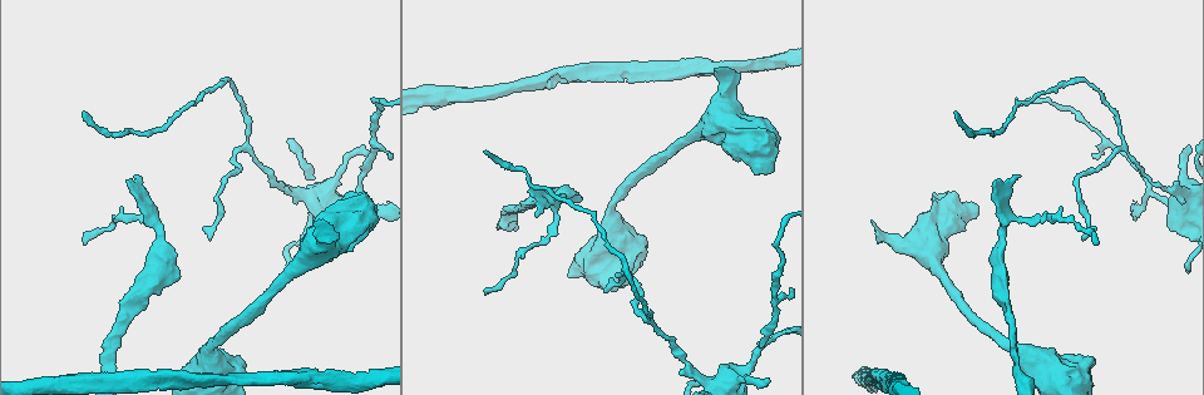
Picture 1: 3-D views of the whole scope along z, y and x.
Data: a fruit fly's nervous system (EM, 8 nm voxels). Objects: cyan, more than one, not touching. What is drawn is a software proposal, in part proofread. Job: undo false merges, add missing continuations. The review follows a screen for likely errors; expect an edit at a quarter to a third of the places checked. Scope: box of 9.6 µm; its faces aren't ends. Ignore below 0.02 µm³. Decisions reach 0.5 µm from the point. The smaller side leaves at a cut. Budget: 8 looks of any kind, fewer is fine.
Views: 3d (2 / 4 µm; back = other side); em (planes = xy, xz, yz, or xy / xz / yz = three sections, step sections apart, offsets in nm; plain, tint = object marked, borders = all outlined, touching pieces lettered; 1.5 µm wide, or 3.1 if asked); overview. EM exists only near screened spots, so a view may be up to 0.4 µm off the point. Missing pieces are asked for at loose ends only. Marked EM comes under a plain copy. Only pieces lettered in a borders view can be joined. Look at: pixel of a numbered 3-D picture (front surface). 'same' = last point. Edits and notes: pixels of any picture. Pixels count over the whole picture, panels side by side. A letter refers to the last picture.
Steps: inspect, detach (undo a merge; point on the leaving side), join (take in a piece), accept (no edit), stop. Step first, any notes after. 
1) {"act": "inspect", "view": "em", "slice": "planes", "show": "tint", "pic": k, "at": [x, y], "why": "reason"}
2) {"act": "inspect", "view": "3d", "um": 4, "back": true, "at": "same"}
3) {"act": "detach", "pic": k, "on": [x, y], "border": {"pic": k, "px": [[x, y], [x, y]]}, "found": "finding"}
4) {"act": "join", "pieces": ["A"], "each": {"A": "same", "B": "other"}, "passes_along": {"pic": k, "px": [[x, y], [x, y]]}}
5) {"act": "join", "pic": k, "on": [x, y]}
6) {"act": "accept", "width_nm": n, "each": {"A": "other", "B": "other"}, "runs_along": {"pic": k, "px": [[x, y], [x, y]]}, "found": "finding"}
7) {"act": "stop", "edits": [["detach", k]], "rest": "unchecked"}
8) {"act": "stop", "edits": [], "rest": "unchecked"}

{"act": "inspect", "view": "3d", "um": 2, "back": true, "pic": 1, "at": [485, 295], "why": "branch stops here"}

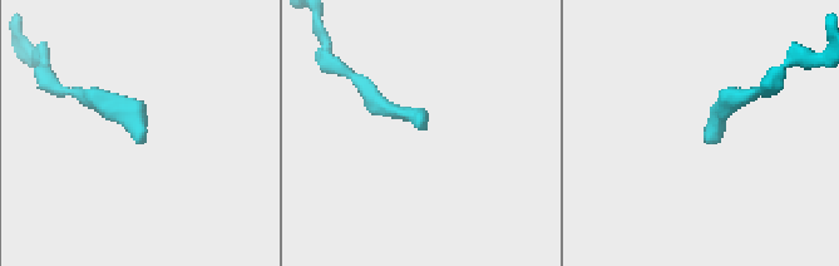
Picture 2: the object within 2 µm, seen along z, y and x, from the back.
{"act": "inspect", "view": "em", "slice": "planes", "show": "borders", "pic": 2, "at": [139, 142], "why": "now the EM"}

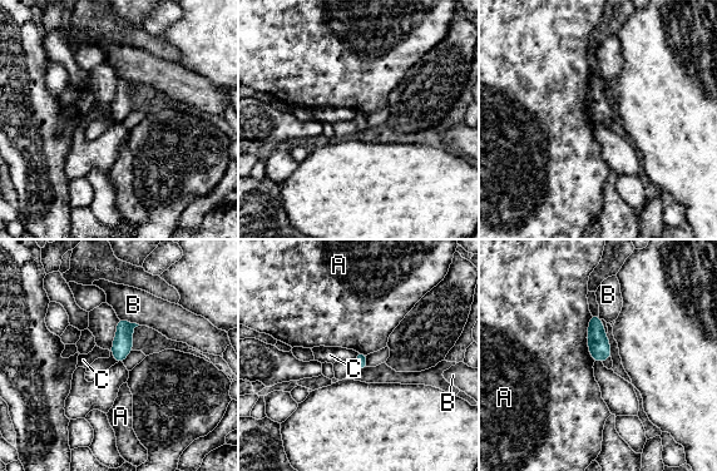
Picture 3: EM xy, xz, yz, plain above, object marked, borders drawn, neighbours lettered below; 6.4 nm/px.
{"act": "accept", "each": {"A": "other", "B": "other", "C": "other"}, "border": {"pic": 3, "px": [[357, 352], [352, 360]]}, "found": "none of them fits"}

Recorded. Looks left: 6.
{"act": "inspect", "view": "3d", "um": 2, "pic": 1, "at": [154, 221], "why": "calibre changes"}

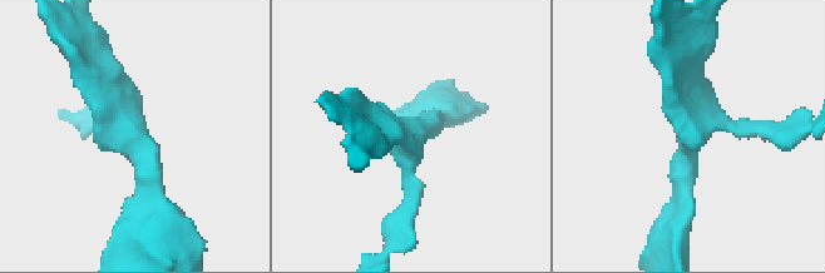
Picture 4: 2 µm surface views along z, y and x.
{"act": "inspect", "view": "em", "slice": "planes", "show": "tint", "pic": 4, "at": [124, 128], "arms": 3, "why": "now the EM"}

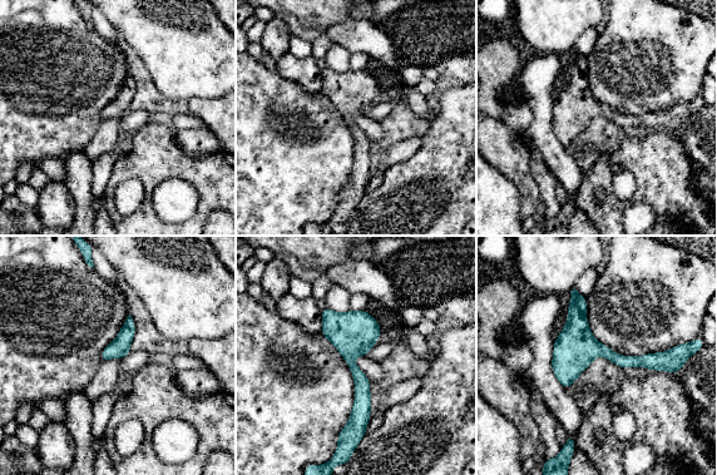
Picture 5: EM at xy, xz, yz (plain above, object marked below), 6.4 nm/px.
{"act": "inspect", "view": "em", "slice": "planes", "show": "borders", "at": "same"}

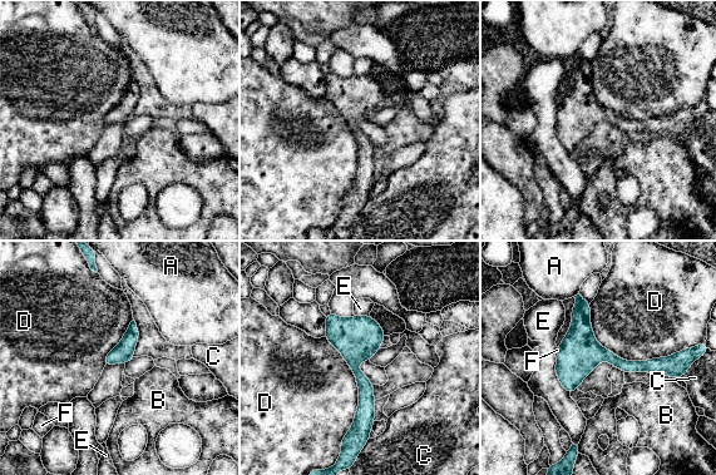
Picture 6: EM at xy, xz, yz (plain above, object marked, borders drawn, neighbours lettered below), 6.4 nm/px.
{"act": "accept", "each": {"A": "other", "B": "other", "C": "other", "D": "other", "E": "other", "F": "other"}, "border": {"pic": 6, "px": [[589, 303], [622, 359], [687, 349]]}, "found": "all the same neuron"}

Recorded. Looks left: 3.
{"act": "inspect", "view": "3d", "um": 2, "pic": 1, "at": [316, 221], "why": "free end"}

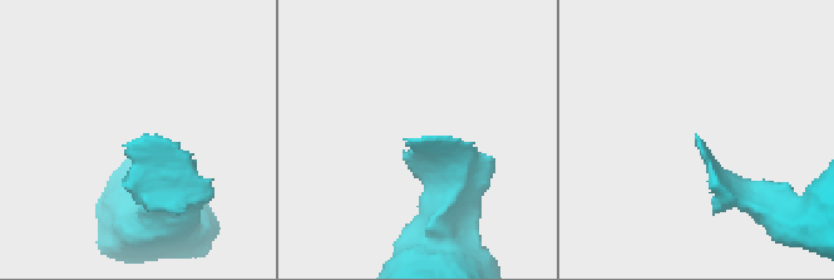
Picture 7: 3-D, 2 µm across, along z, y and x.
{"act": "inspect", "view": "em", "slice": "xy", "step": 8, "show": "tint", "pic": 7, "at": [139, 138], "why": "need the tissue"}

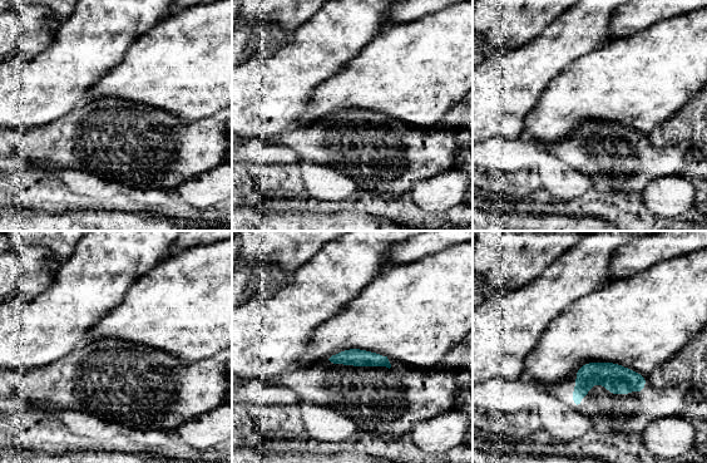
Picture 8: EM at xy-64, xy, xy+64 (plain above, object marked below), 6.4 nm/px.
{"act": "inspect", "view": "em", "slice": "planes", "show": "borders", "at": "same", "why": "cut it another way"}

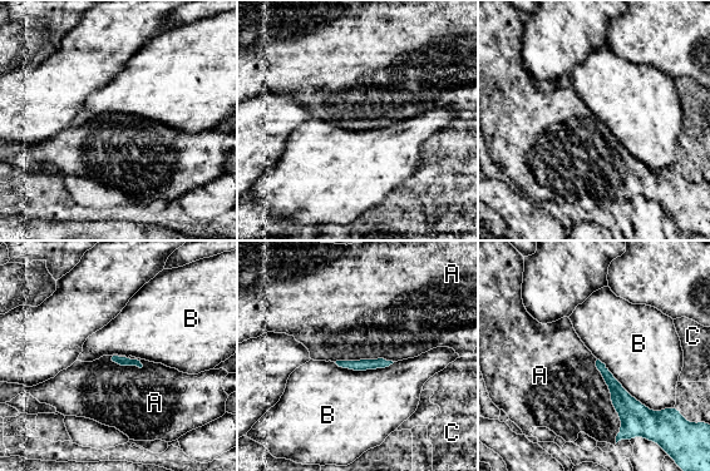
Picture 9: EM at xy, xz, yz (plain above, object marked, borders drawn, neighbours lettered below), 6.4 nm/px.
{"act": "join", "pieces": ["A"], "each": {"A": "same", "B": "other", "C": "other"}, "found": "the neuron continues"}

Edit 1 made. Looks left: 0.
{"act": "stop", "edits": [["join", 9]], "rest": "unchecked"}

